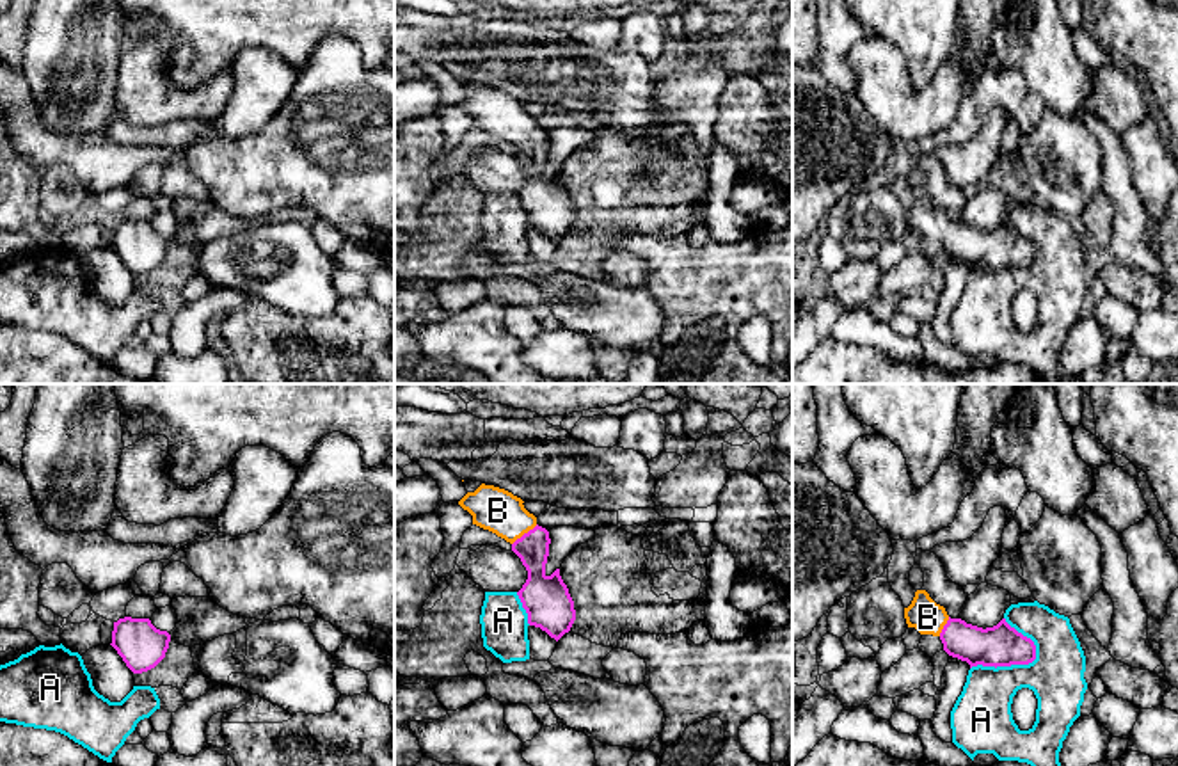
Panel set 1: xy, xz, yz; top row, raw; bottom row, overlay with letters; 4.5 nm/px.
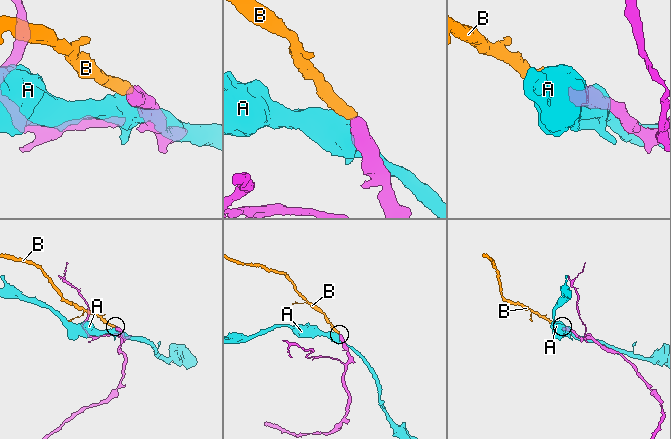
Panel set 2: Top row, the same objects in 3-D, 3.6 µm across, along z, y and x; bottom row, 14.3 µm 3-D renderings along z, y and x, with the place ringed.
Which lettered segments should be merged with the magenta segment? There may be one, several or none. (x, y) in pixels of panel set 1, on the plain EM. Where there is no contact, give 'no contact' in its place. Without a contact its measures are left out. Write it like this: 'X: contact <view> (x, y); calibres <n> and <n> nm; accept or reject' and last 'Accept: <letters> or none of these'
A: contact yz (1008, 267); calibres 190 and 260 nm; reject
B: contact xz (525, 135); calibres 150 and 200 nm; accept
Accept: B

